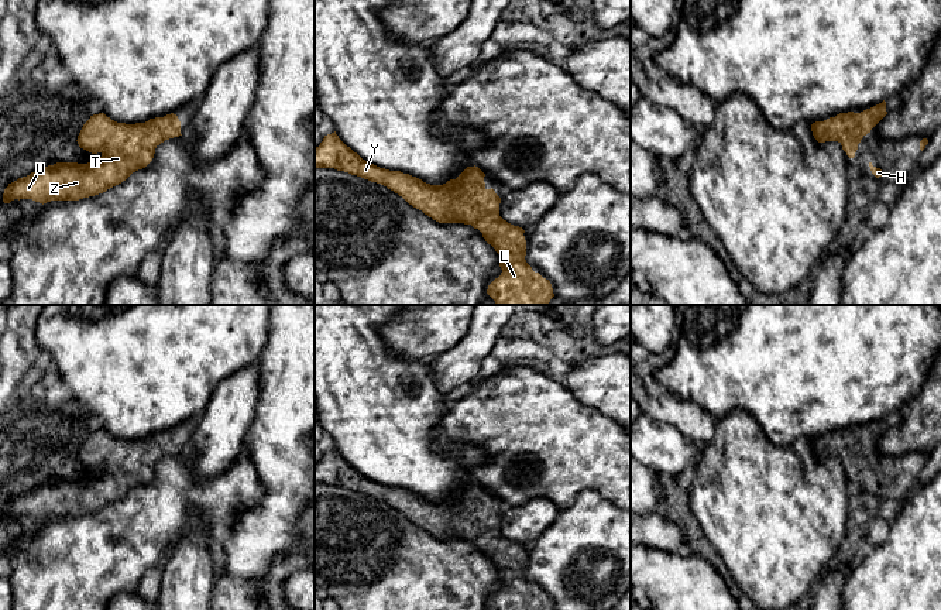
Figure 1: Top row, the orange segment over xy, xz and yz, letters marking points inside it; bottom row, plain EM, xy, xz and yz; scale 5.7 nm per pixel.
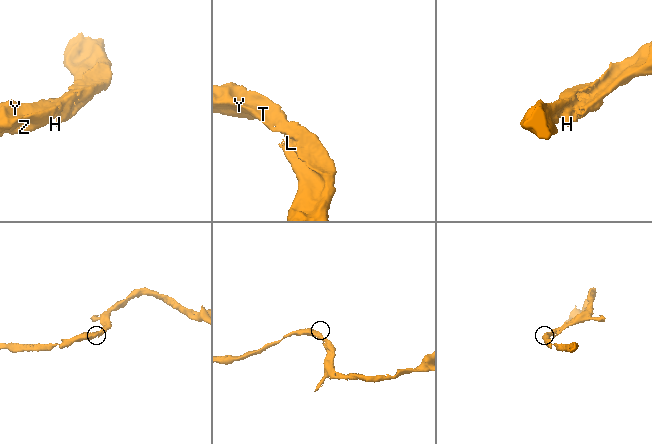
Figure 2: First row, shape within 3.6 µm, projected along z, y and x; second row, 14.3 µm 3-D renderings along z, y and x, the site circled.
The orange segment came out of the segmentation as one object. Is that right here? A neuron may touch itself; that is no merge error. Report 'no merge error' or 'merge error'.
no merge error

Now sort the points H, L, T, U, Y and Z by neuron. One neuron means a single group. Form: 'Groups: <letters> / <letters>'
Groups: H L T U Y Z

